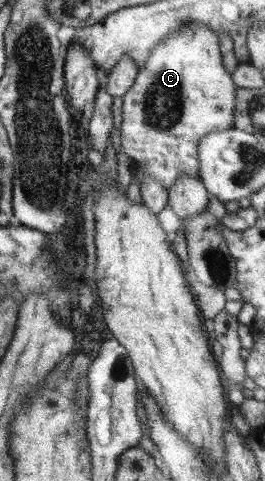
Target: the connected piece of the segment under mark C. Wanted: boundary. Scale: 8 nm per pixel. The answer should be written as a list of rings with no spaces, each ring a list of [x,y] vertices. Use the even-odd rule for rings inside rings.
[[[194,22],[180,25],[180,29],[172,31],[148,51],[148,57],[138,69],[134,83],[122,95],[119,127],[122,152],[130,162],[134,161],[143,175],[160,181],[160,185],[166,190],[180,173],[188,177],[199,177],[196,149],[198,139],[204,137],[204,133],[233,127],[235,87],[230,74],[222,66],[216,34],[204,25],[196,25]]]

